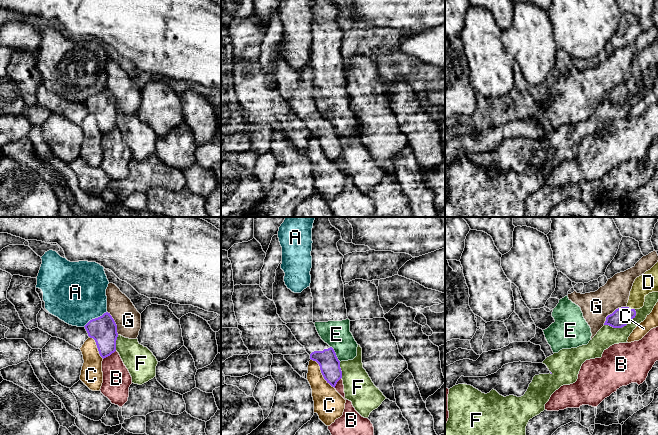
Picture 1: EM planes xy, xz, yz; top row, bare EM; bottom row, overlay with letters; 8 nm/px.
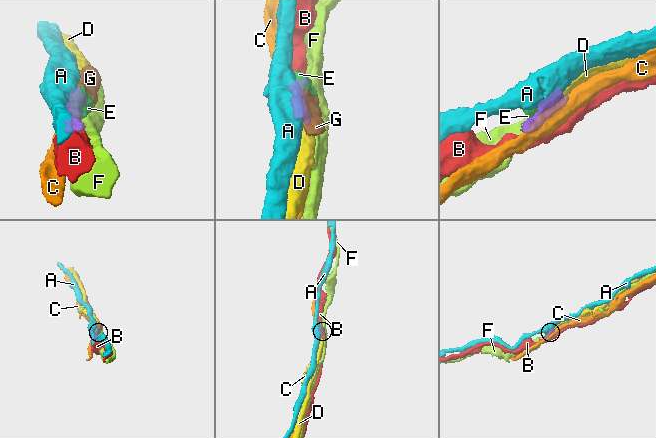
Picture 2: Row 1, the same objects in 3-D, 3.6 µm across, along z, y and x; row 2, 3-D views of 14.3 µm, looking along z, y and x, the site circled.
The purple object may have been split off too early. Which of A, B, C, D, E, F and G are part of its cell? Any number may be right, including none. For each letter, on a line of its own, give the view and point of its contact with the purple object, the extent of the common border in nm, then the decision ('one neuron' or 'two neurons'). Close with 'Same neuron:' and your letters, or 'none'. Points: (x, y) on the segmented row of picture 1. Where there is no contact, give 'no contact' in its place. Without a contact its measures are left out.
A: meets purple in xy at (95, 318); contact 220 nm long; two neurons
B: meets purple in xy at (109, 355); contact 130 nm long; two neurons
C: meets purple in xz at (321, 372); contact 300 nm long; two neurons
D: meets purple in yz at (630, 308); contact 70 nm long; one neuron
E: meets purple in xz at (335, 354); contact 150 nm long; two neurons
F: meets purple in yz at (622, 326); contact 280 nm long; two neurons
G: meets purple in yz at (613, 312); contact 240 nm long; two neurons
Same neuron: D

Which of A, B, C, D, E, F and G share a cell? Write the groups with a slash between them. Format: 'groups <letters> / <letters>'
groups A / B / C / D / E G / F

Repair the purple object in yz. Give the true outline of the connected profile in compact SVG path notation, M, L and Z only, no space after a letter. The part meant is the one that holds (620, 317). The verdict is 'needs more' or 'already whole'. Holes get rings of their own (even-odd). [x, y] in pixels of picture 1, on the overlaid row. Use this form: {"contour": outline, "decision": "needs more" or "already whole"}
{"contour": "M658 262L650 270L635 279L627 306L618 308L608 315L604 325L613 328L626 326L630 319L635 318L635 310L644 306L645 296L652 292L658 292Z", "decision": "needs more"}

